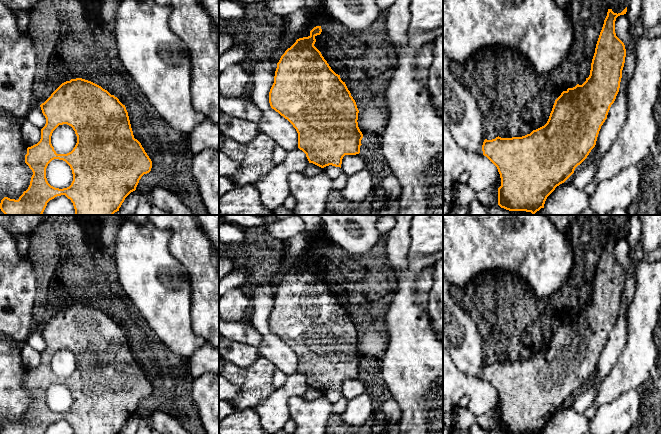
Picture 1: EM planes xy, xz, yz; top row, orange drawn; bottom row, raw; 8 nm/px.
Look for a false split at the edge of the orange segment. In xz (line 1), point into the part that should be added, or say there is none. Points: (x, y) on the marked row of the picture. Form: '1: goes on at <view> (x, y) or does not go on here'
1: does not go on here

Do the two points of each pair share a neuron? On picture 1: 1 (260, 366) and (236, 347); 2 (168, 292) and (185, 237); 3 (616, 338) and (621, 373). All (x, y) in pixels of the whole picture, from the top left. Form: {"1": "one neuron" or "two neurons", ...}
{"1": "two neurons", "2": "two neurons", "3": "two neurons"}

